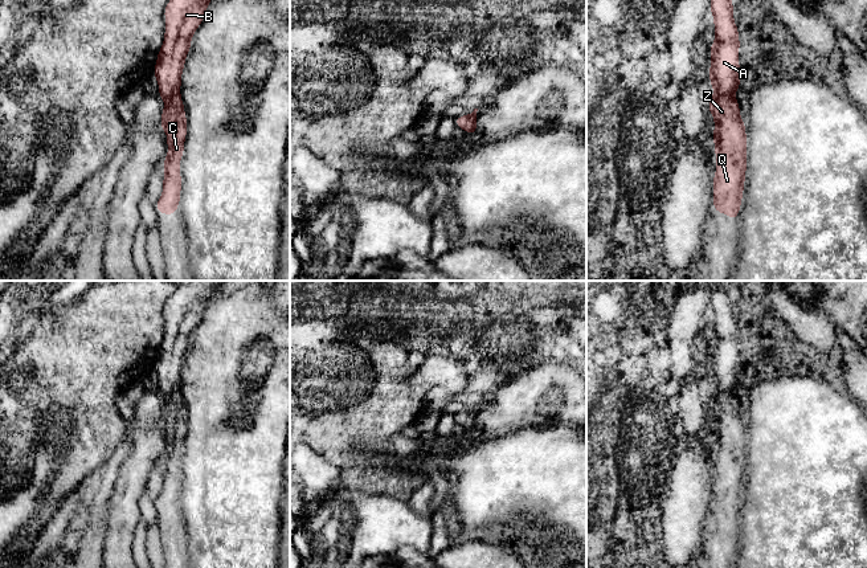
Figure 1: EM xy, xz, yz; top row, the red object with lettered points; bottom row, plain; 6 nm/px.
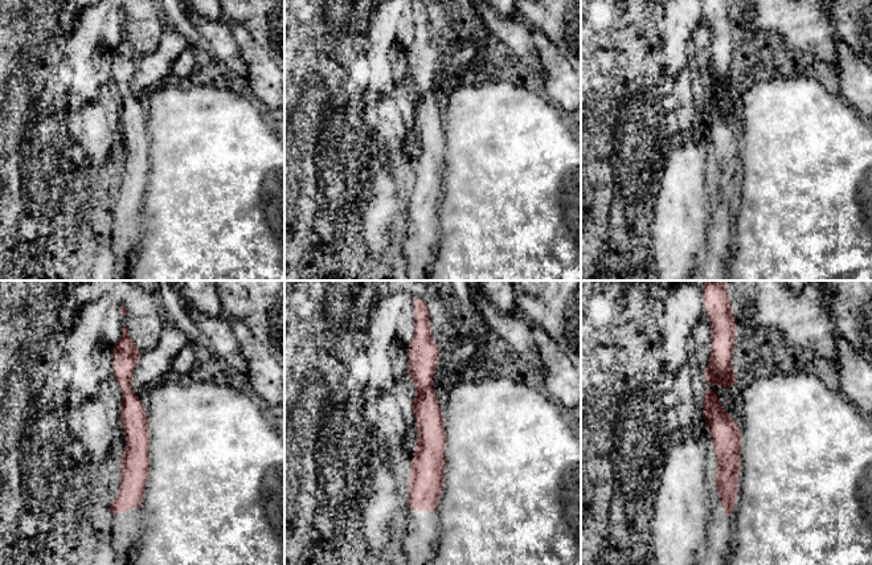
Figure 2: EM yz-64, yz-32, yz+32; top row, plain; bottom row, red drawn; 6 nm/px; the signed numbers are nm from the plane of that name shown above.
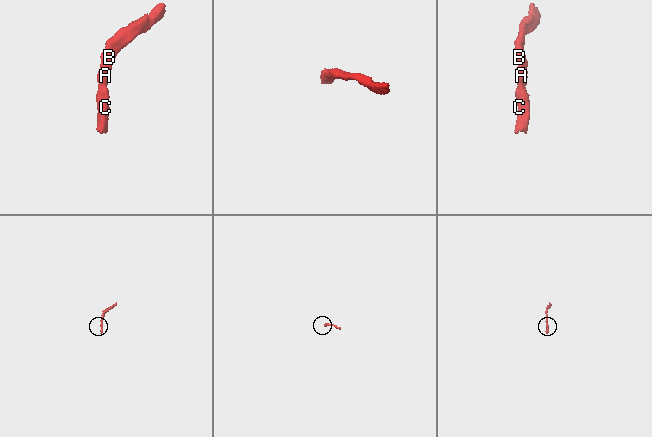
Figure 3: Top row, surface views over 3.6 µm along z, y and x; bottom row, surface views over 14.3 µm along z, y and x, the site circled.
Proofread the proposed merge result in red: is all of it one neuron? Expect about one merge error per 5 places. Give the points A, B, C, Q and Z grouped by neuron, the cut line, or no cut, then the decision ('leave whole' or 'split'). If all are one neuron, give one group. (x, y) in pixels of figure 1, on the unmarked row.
A B C Q Z; no cut; leave whole

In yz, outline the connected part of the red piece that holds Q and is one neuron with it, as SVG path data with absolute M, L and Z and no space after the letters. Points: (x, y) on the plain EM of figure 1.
M724 286L711 290L715 339L709 343L709 380L715 389L708 408L715 417L716 469L713 473L713 507L736 516L744 490L747 470L747 428L740 412L736 387L741 381L739 347L740 331L733 316L733 297Z

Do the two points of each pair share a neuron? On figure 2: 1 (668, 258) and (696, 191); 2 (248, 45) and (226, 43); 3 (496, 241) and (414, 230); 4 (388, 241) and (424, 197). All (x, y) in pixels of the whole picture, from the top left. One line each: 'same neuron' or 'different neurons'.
1: same neuron
2: different neurons
3: different neurons
4: different neurons

